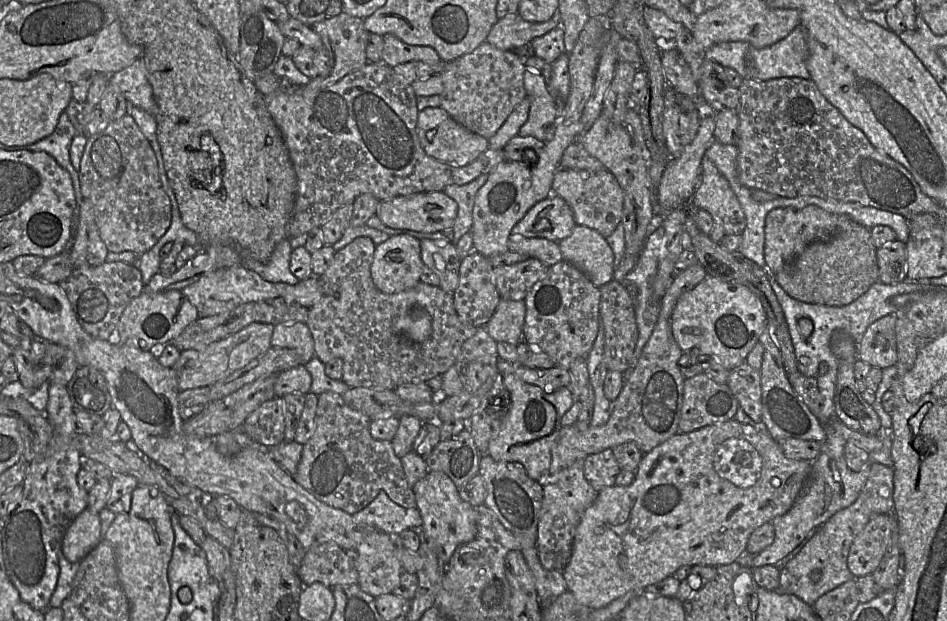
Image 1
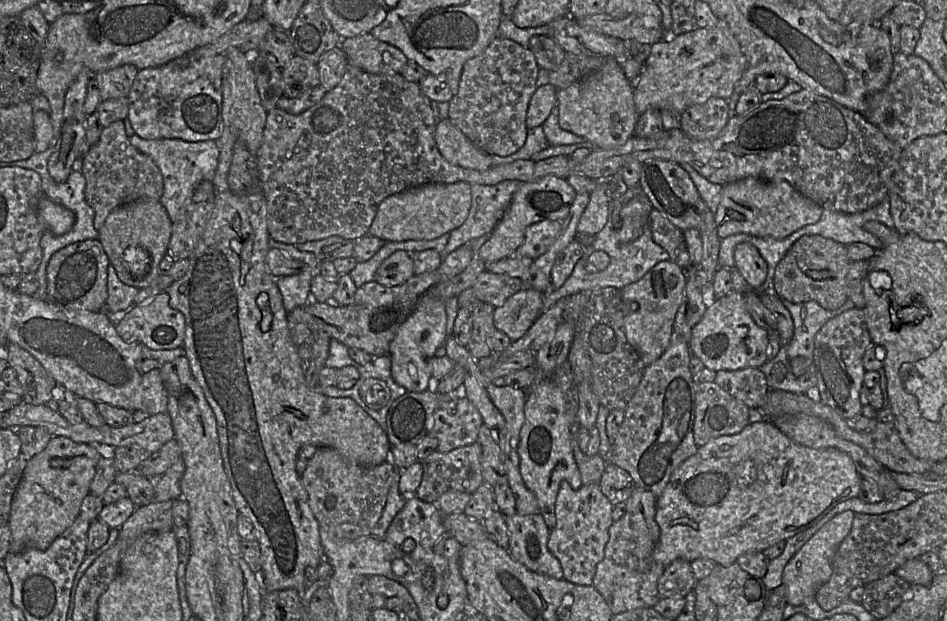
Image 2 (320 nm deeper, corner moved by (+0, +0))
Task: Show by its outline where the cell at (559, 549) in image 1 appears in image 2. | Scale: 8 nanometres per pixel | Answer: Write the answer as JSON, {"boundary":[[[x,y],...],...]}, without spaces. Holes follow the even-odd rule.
{"boundary":[[[567,481],[560,483],[555,501],[556,525],[550,530],[547,547],[559,560],[563,579],[576,585],[593,586],[596,567],[605,555],[612,523],[613,506],[598,484],[574,490]]]}

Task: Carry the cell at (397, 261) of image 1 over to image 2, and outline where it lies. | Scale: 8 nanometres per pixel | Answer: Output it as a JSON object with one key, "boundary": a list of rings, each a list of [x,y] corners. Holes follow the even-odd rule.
{"boundary":[[[398,250],[386,258],[375,274],[375,281],[387,287],[398,286],[414,274],[414,262],[405,250]]]}

